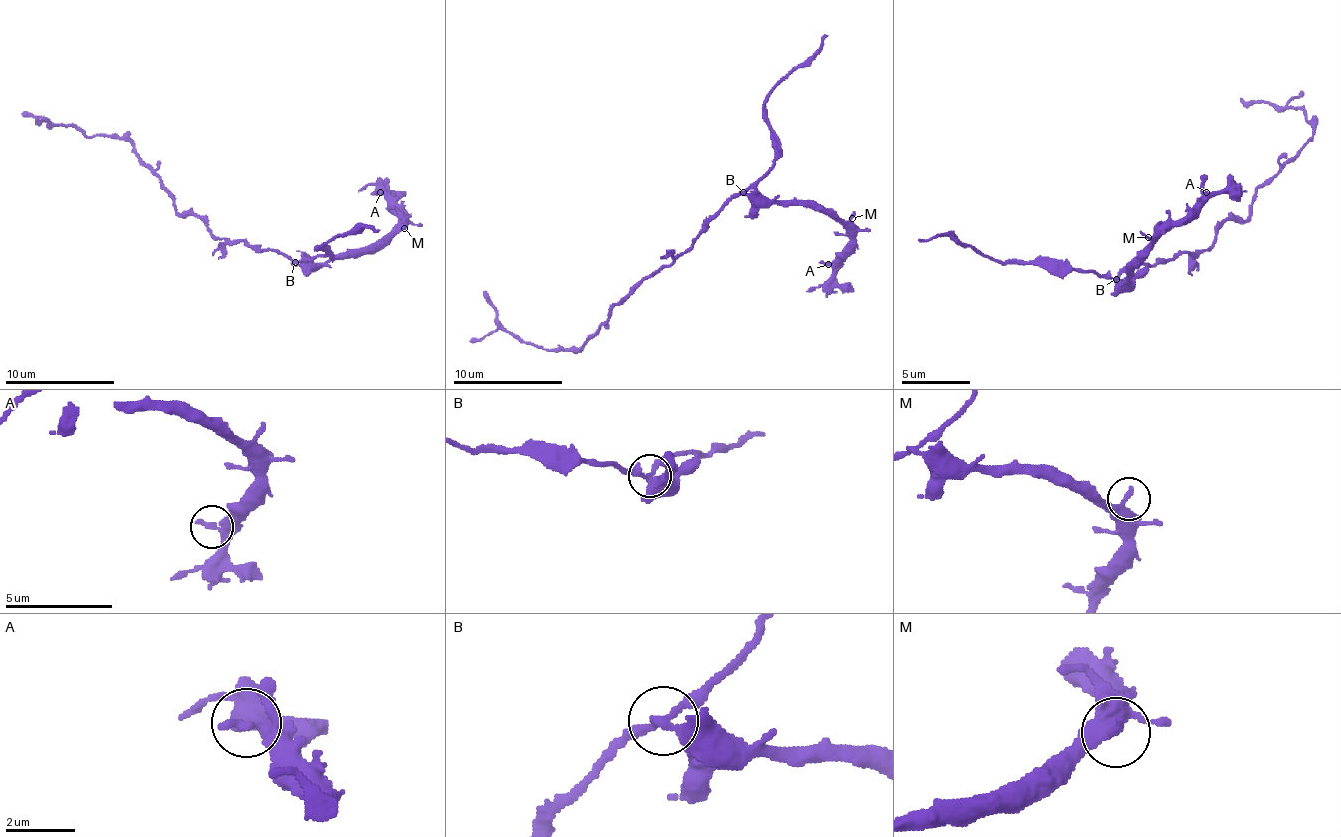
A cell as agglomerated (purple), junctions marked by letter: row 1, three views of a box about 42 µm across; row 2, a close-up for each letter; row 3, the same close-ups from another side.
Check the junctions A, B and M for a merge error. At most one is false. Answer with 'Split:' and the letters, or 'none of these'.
Split: B

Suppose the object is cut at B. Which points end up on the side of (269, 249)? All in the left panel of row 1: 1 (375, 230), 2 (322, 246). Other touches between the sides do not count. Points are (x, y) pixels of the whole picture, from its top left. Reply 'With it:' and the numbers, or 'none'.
With it: 1, 2

